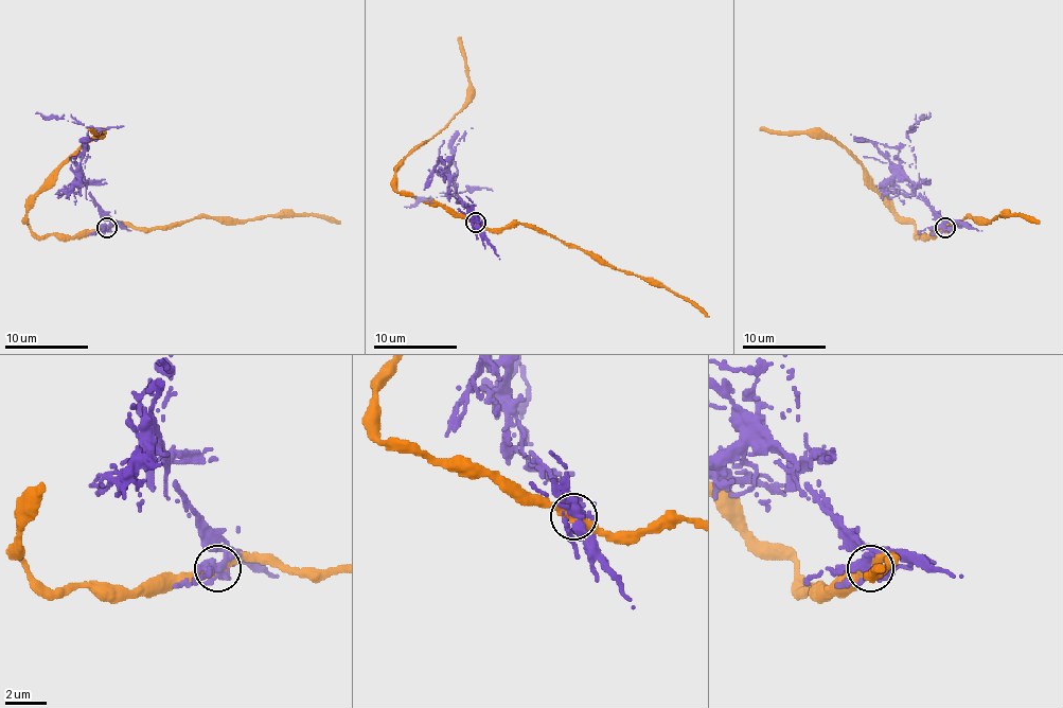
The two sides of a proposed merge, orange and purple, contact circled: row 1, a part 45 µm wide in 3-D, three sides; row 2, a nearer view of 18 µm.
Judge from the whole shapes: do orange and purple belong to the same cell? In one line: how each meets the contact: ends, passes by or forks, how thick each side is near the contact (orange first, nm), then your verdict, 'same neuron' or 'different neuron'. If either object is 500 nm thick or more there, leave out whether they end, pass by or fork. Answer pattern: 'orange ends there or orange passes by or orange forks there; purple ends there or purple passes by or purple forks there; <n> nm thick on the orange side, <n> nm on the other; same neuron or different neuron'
orange passes by; purple forks there; 400 nm thick on the orange side, 360 nm on the other; different neuron

